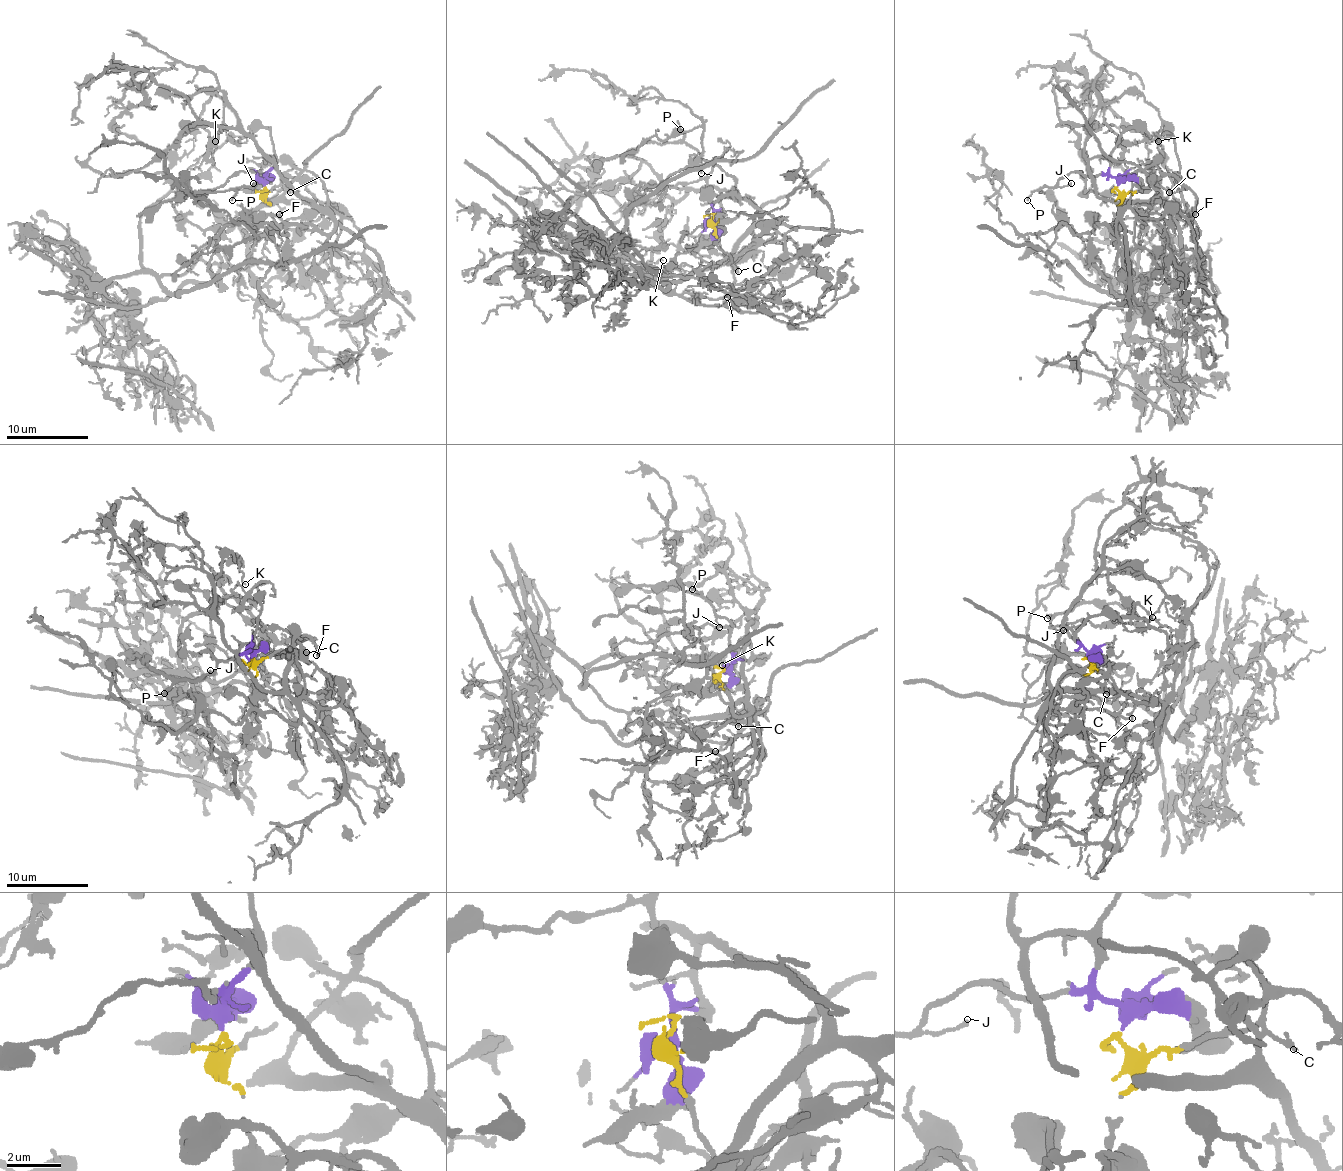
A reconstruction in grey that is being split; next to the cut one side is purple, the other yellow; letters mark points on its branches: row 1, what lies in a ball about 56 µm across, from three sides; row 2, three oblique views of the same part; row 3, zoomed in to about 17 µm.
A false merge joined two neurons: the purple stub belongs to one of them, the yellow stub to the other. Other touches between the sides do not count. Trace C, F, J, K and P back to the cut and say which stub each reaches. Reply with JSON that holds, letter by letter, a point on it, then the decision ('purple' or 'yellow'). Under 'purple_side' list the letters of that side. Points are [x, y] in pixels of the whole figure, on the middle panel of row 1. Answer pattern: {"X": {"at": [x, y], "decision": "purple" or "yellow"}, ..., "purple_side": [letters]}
{"C": {"at": [738, 271], "decision": "yellow"}, "F": {"at": [727, 297], "decision": "yellow"}, "J": {"at": [701, 173], "decision": "purple"}, "K": {"at": [663, 260], "decision": "purple"}, "P": {"at": [680, 129], "decision": "purple"}, "purple_side": ["J", "K", "P"]}

